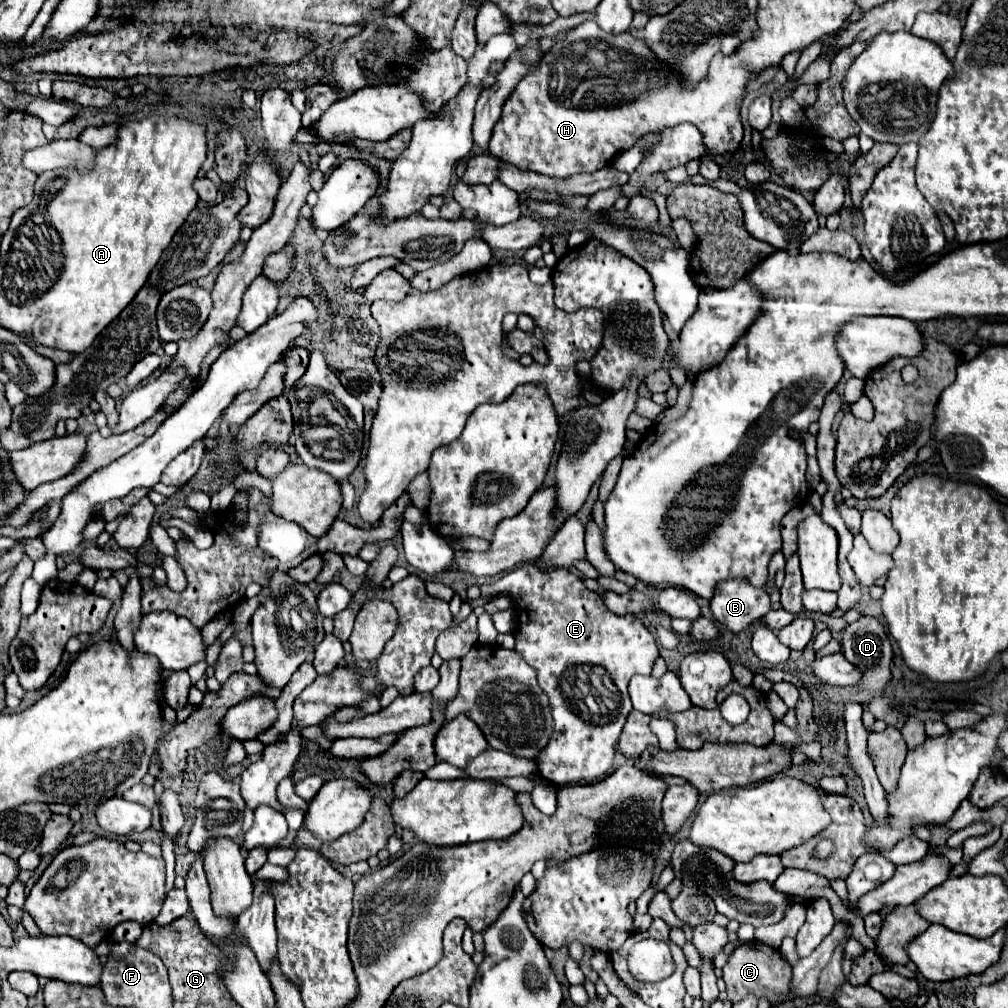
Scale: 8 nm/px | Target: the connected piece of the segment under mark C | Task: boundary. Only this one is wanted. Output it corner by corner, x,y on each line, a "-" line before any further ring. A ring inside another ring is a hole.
756,940
734,948
734,952
728,956
728,962
722,968
722,972
724,972
722,978
726,982
726,992
728,992
730,1002
740,1002
746,994
756,994
758,998
766,996
774,1004
788,992
790,978
792,978
792,968
782,960
780,952
774,950
772,946
756,942

